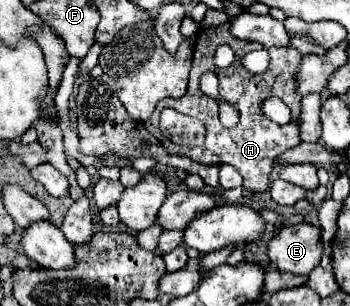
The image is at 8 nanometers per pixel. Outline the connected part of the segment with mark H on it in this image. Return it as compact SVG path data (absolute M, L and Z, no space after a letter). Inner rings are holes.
M221 24L221 26L215 26L215 28L201 28L199 34L197 34L197 40L195 40L195 54L193 54L193 68L191 68L191 78L189 78L189 88L187 88L187 94L181 96L181 98L165 98L157 104L153 116L145 122L145 126L153 126L153 124L159 124L159 116L161 116L161 110L163 108L175 108L183 114L189 114L189 116L197 116L199 120L205 122L207 126L207 138L205 138L205 144L201 148L169 148L165 146L169 152L173 154L181 154L181 156L189 156L201 164L231 164L237 168L237 172L243 176L243 186L251 192L265 192L269 188L269 178L271 178L271 170L273 170L273 164L275 160L285 154L287 150L295 148L297 144L301 144L301 138L299 138L299 128L295 122L291 124L277 124L273 120L269 120L263 112L261 112L261 104L267 96L275 96L275 98L281 98L293 118L299 116L299 106L301 106L301 94L299 94L299 86L297 86L297 68L299 68L299 60L303 58L303 54L297 50L297 48L269 48L269 68L263 72L263 74L251 74L243 68L241 60L247 52L251 50L261 50L263 46L261 44L255 44L255 42L249 42L249 40L239 40L235 36L231 36L229 32L229 24ZM221 44L229 44L233 50L235 50L235 62L221 70L215 66L213 62L213 56L215 56L215 50L217 46ZM205 72L213 72L217 74L219 78L219 96L227 102L231 102L233 106L239 108L241 112L241 122L235 126L235 128L223 128L221 122L219 122L219 104L217 100L205 96L199 88L199 80Z

